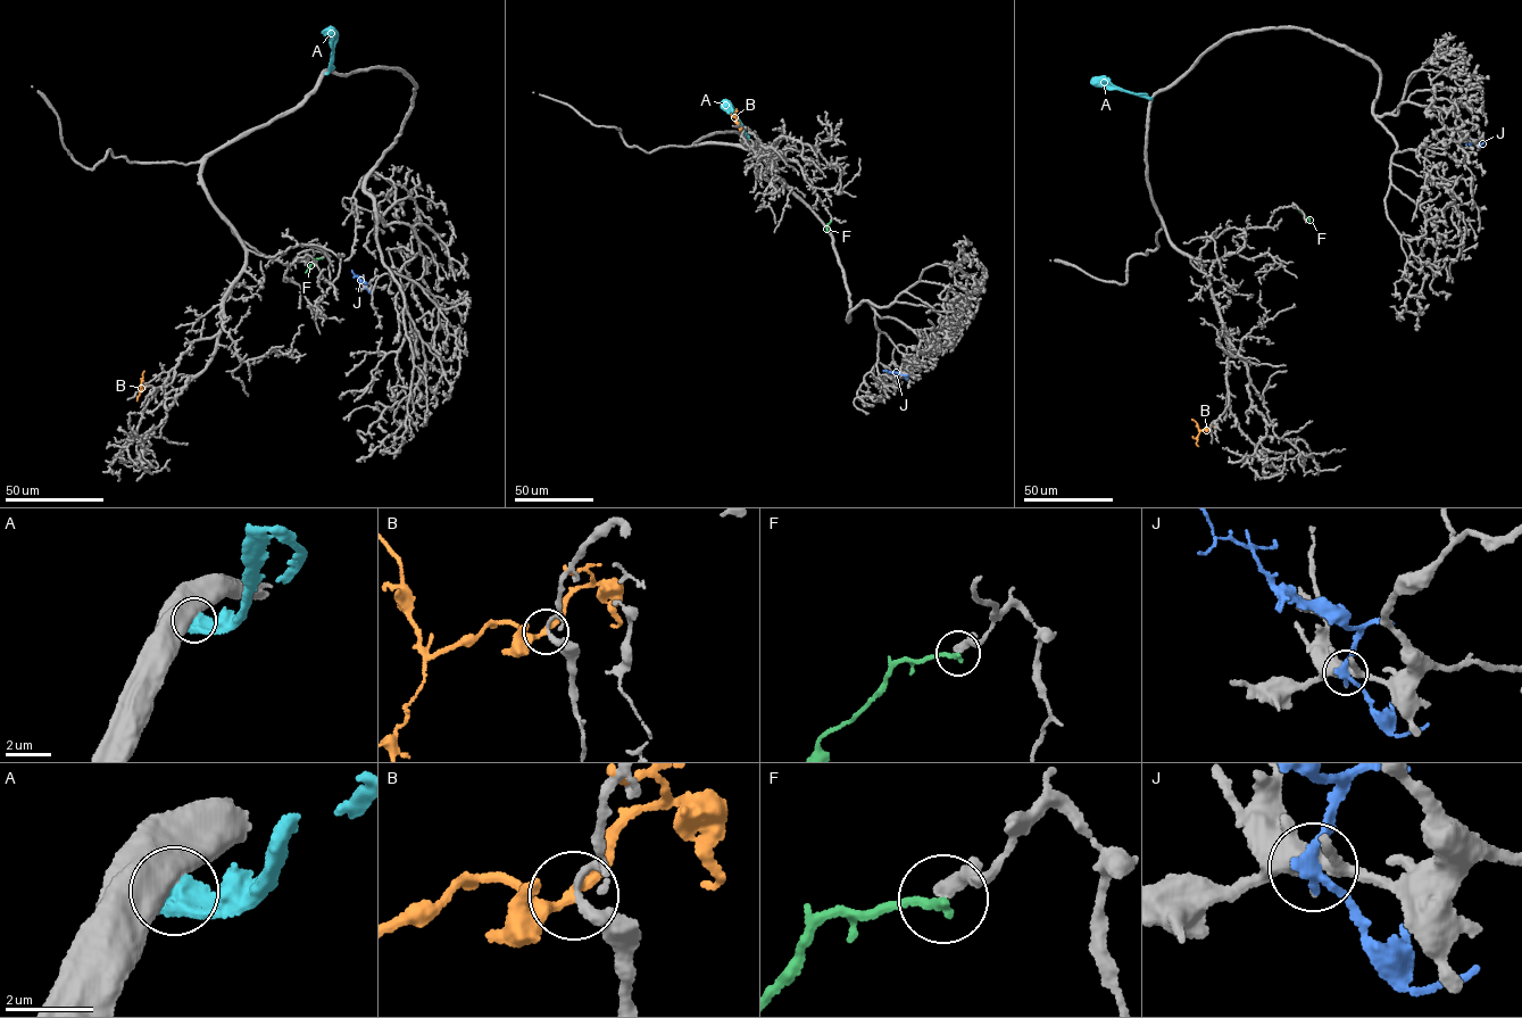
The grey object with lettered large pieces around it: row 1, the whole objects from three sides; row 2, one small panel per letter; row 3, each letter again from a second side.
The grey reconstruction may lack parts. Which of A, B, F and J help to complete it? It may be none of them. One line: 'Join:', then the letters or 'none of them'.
Join: none of them

